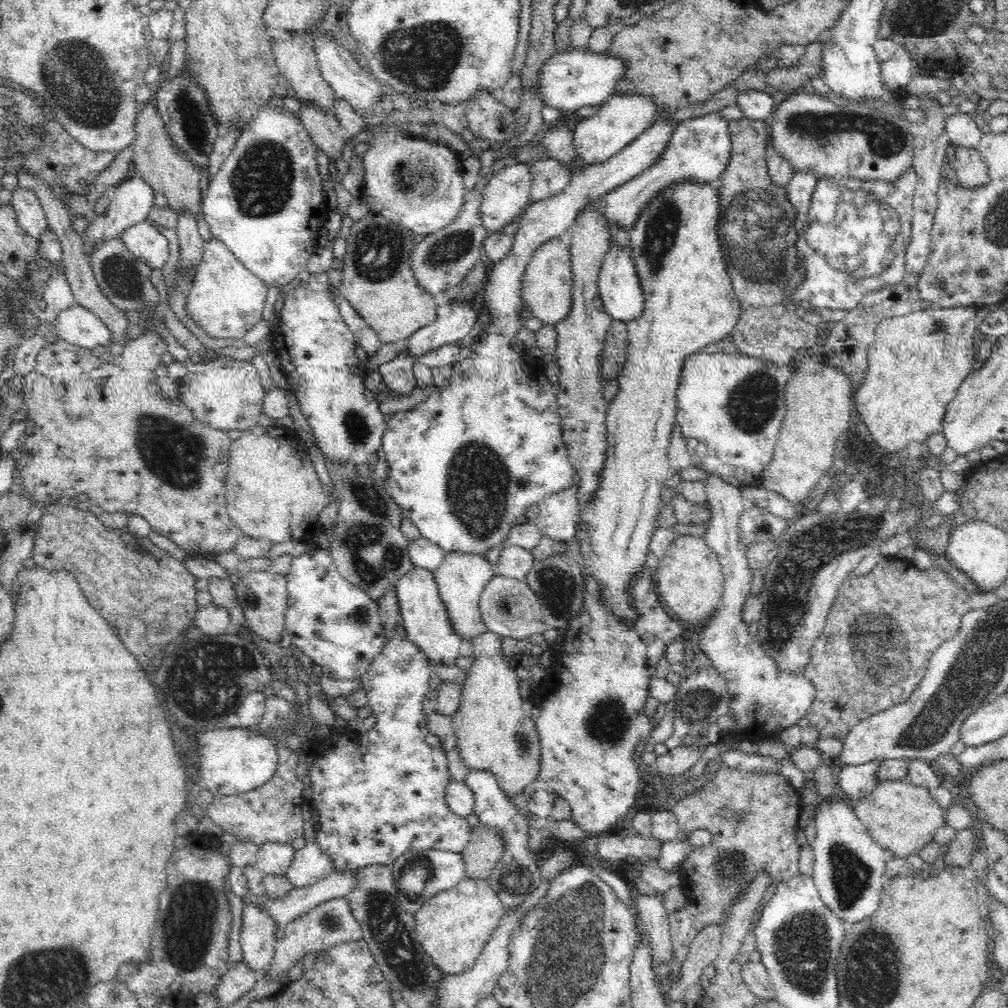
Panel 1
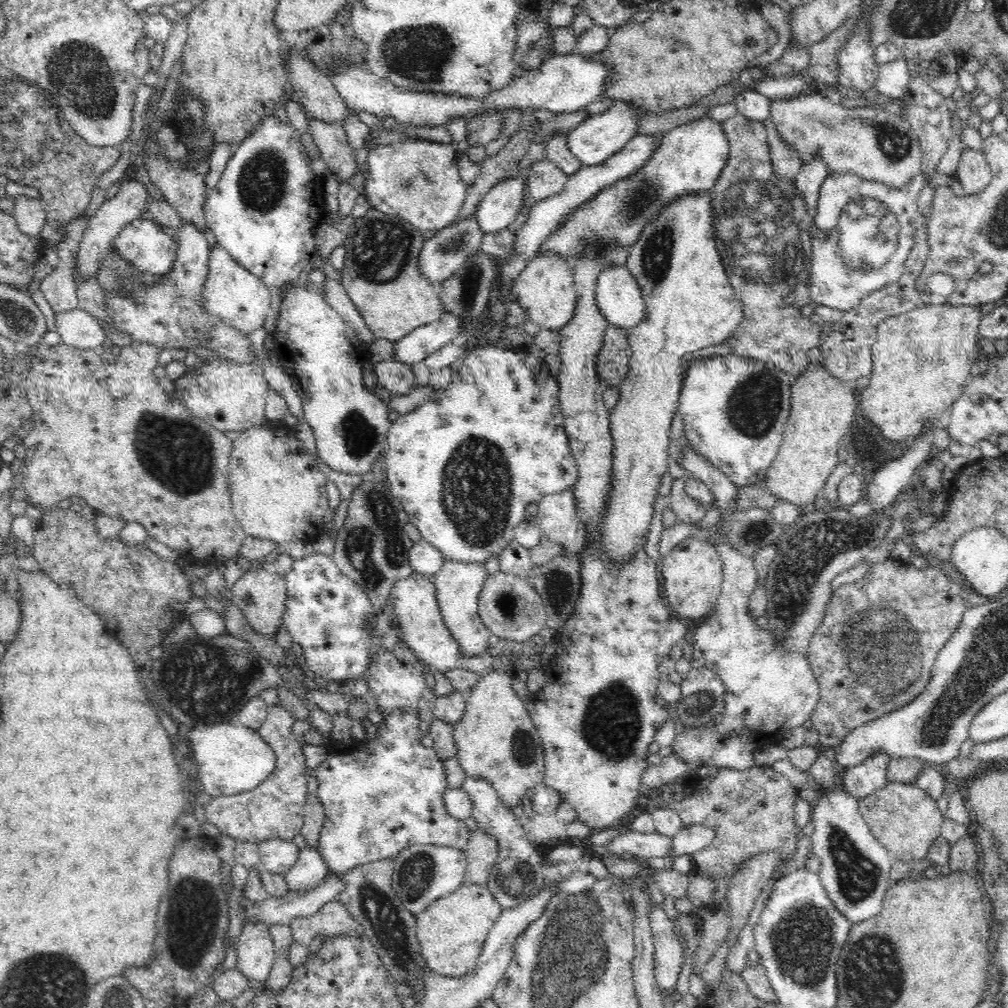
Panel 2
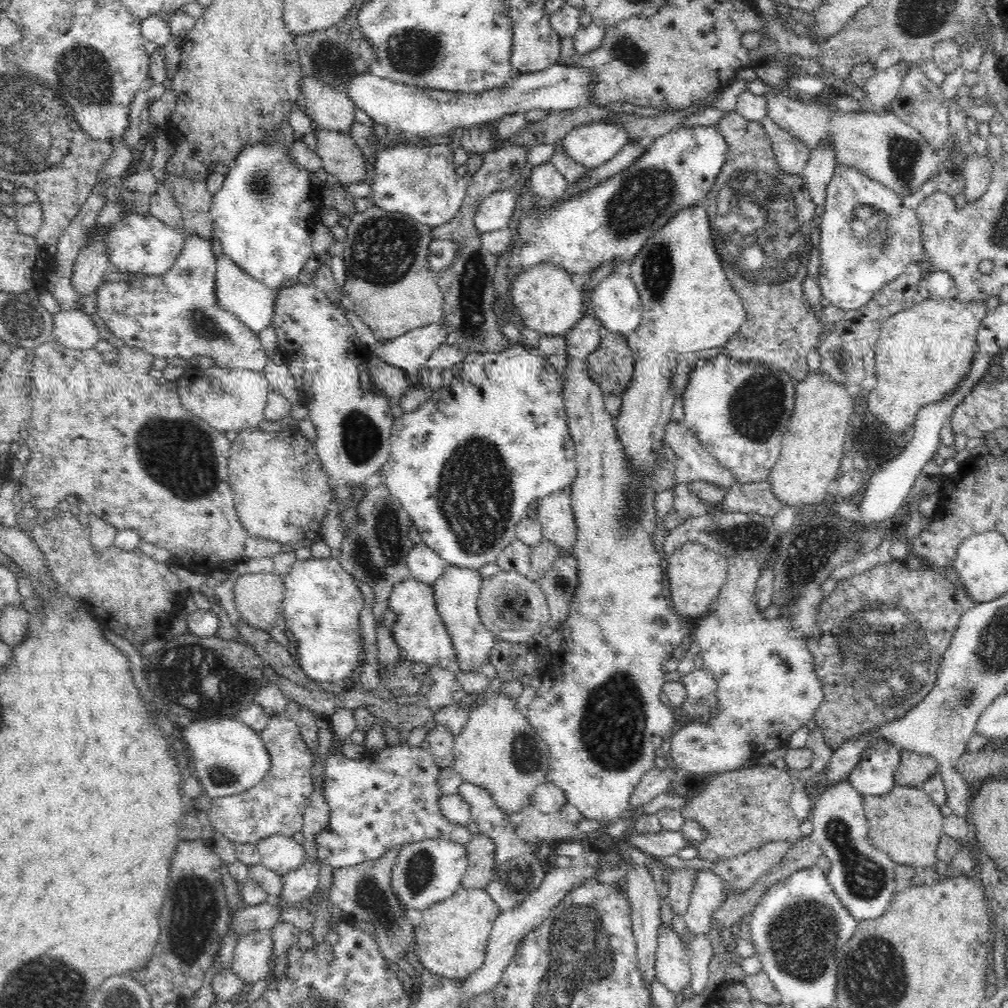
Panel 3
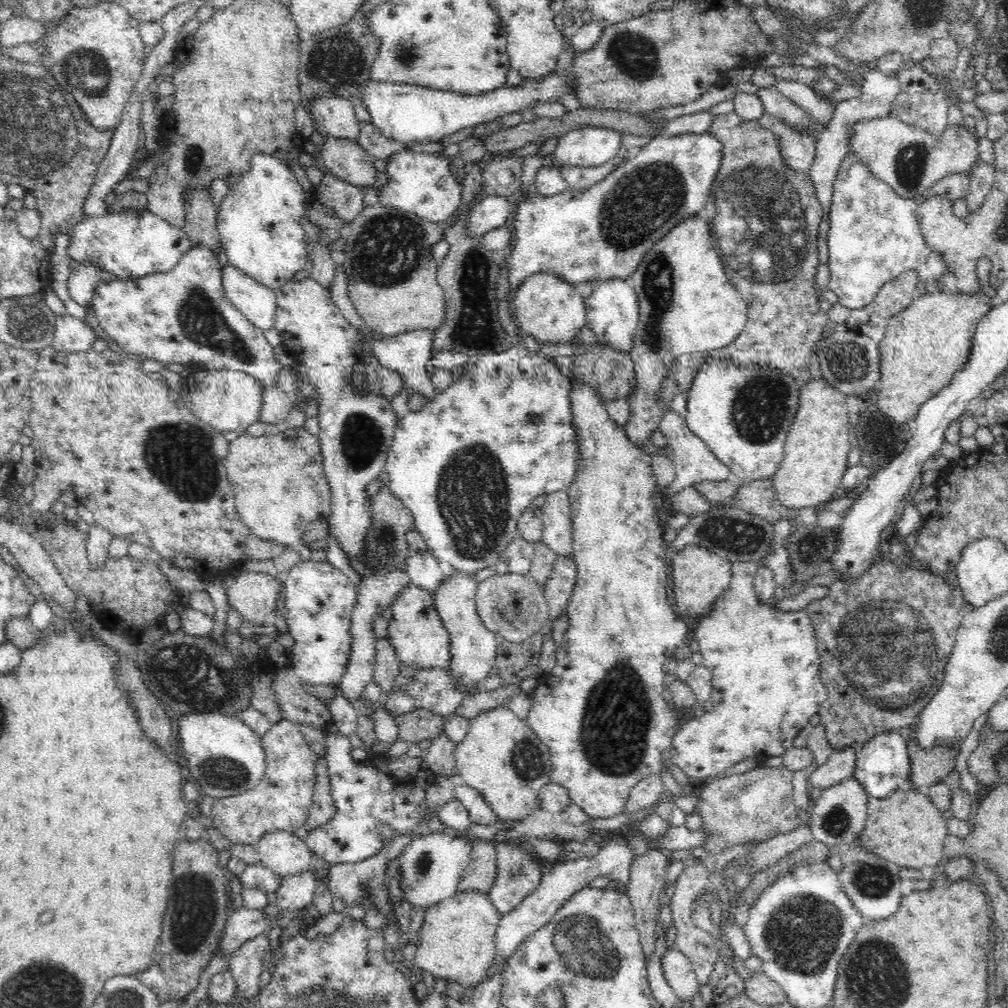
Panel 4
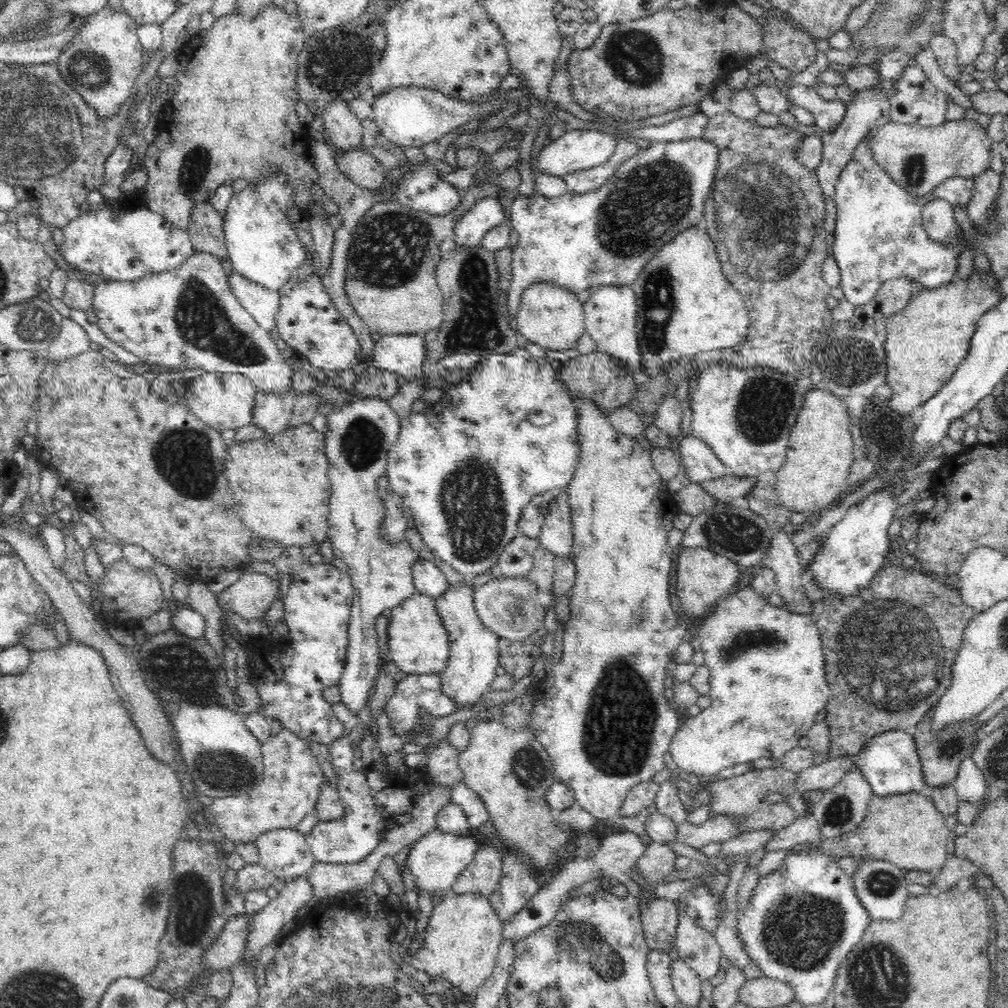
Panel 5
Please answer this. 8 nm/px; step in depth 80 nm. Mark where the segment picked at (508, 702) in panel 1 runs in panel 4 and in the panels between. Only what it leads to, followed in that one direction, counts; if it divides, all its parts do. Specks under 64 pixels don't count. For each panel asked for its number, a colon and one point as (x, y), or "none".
2: (496, 739)
3: (498, 748)
4: (501, 757)

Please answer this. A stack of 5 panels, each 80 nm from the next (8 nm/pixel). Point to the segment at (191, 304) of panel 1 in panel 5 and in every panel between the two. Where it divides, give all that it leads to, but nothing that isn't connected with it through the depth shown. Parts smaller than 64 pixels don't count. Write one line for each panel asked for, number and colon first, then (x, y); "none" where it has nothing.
2: (233, 294)
3: (249, 300)
4: (258, 303)
5: (263, 304)

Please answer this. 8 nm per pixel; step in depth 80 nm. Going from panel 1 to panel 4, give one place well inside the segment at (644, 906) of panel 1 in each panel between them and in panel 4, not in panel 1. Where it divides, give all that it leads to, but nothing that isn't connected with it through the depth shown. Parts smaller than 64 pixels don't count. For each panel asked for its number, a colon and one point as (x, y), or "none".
2: (669, 956)
3: (672, 967)
4: (678, 971)

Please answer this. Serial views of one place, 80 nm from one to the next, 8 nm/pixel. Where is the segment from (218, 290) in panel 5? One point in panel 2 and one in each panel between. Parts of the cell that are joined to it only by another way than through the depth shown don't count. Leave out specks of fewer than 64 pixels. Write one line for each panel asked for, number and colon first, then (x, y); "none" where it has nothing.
2: (170, 315)
3: (177, 315)
4: (182, 316)

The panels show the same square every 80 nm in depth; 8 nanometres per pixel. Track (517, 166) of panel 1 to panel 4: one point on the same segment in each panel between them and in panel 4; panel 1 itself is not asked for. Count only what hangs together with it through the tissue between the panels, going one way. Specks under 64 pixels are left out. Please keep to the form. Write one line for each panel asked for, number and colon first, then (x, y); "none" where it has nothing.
2: (499, 207)
3: (495, 212)
4: (494, 211)

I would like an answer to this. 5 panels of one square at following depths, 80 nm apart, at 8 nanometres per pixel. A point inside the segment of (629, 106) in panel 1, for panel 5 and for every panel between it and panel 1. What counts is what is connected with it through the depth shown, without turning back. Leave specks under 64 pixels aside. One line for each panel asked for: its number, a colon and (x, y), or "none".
2: (595, 140)
3: (591, 144)
4: (590, 147)
5: (577, 149)

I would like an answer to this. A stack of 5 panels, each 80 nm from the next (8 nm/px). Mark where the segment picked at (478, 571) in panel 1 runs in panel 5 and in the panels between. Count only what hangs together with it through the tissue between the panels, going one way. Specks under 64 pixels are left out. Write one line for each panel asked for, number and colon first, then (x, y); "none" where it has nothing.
2: (459, 585)
3: (456, 591)
4: (473, 646)
5: (474, 652)

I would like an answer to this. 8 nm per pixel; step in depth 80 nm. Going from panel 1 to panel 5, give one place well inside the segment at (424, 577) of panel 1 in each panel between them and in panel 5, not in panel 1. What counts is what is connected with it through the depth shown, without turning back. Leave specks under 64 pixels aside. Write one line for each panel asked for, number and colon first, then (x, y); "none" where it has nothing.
2: (422, 629)
3: (420, 632)
4: (420, 639)
5: (418, 640)

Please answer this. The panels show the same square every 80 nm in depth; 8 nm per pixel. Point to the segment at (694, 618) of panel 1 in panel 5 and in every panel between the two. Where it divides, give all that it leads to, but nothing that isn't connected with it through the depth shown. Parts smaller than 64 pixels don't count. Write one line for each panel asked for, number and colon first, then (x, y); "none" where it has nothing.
2: (693, 571)
3: (696, 574)
4: (700, 576)
5: (703, 577)

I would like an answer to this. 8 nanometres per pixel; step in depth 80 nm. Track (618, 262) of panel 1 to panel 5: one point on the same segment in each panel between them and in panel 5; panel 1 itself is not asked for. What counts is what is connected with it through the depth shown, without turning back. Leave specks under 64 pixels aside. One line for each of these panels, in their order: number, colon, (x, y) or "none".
2: (618, 296)
3: (616, 302)
4: (612, 310)
5: (611, 311)

